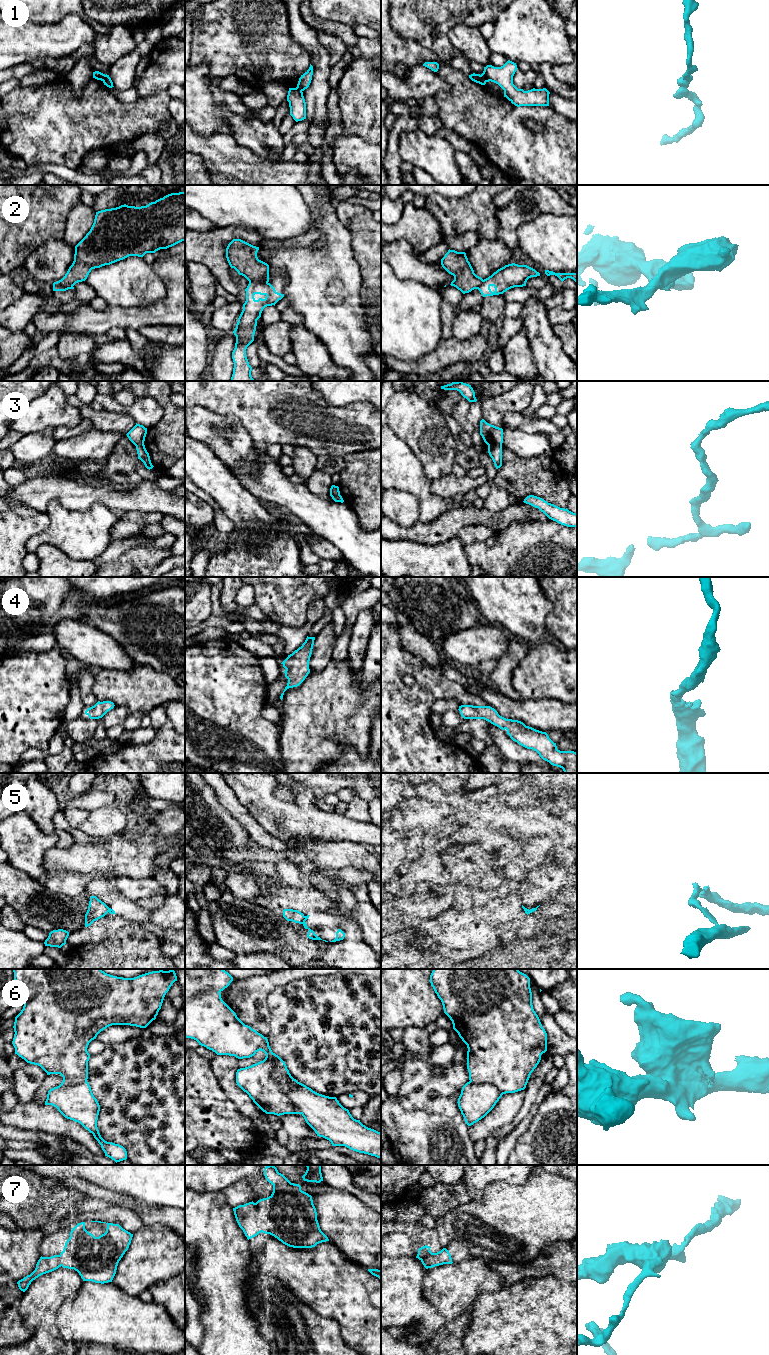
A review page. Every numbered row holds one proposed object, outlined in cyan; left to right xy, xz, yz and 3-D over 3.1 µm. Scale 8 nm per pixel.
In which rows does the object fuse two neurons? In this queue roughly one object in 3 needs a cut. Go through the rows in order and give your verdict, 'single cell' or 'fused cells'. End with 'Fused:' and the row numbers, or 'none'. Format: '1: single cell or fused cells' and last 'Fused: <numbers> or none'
1: fused cells
2: fused cells
3: fused cells
4: single cell
5: fused cells
6: fused cells
7: single cell
Fused: 1, 2, 3, 5, 6

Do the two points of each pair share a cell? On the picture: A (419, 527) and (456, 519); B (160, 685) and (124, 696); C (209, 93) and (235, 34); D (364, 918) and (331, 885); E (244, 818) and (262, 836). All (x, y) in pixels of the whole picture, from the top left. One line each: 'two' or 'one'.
A: one
B: one
C: two
D: one
E: one

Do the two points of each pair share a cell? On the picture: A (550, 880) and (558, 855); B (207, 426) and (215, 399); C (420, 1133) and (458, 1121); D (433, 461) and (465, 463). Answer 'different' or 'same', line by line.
A: same
B: different
C: same
D: different

